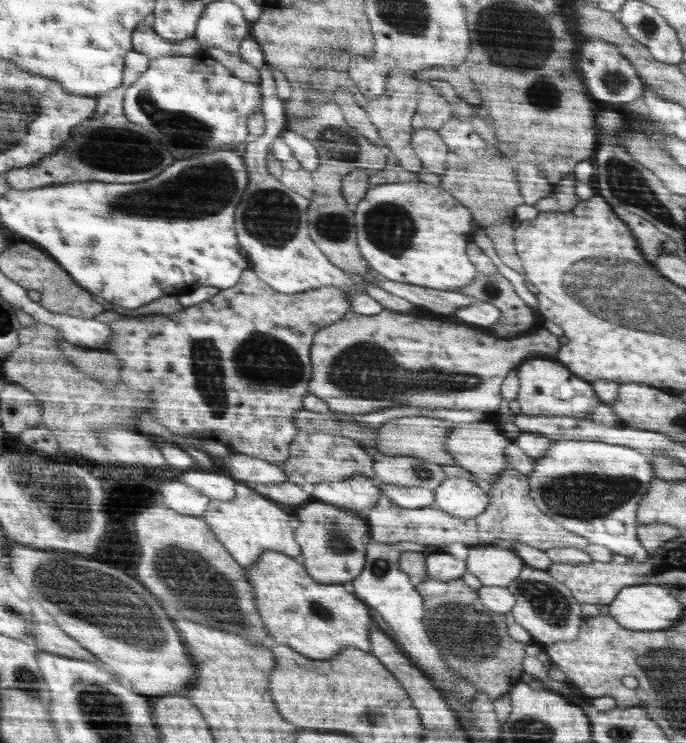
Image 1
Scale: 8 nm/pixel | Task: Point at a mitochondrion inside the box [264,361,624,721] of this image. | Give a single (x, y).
(467, 634)

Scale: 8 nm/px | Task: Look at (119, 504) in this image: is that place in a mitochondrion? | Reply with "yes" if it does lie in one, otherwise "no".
no

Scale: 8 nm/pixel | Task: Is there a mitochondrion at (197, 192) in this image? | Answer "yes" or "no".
yes

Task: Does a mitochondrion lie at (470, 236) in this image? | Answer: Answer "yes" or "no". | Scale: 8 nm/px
no

